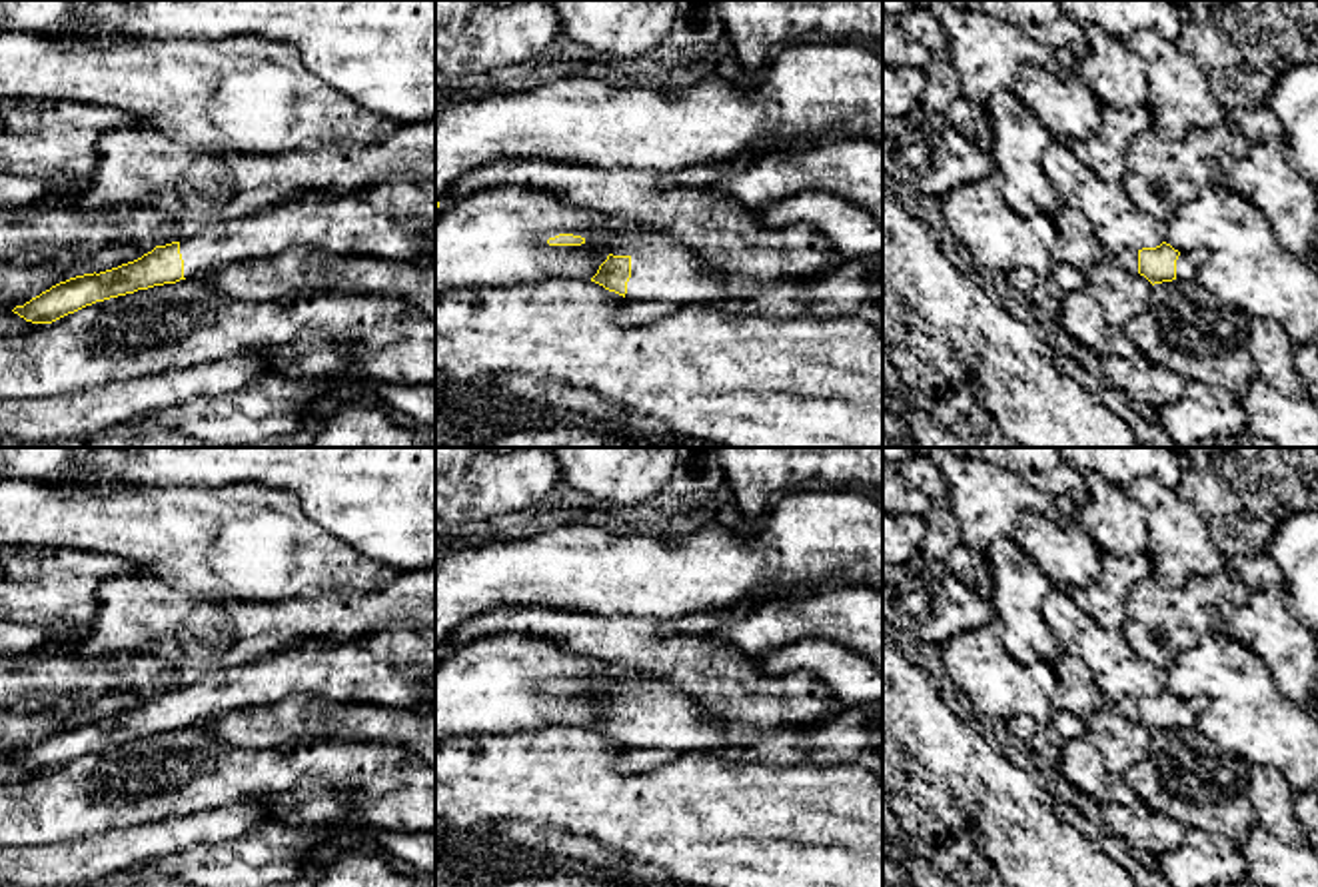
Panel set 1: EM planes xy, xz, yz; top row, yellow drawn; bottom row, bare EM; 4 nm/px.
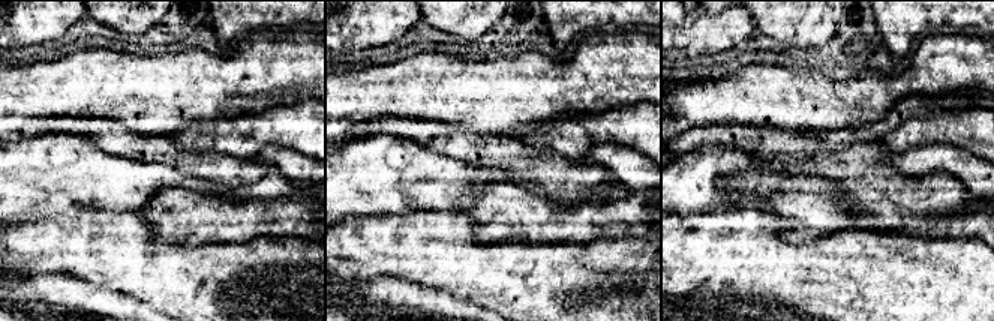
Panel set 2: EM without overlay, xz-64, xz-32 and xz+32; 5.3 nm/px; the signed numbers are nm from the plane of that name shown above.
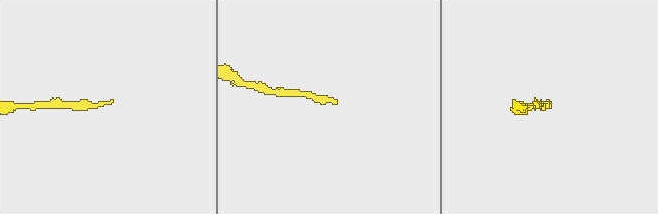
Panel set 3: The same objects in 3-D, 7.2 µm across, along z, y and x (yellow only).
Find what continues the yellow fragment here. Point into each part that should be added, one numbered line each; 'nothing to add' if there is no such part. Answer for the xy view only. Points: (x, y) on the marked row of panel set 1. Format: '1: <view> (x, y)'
1: xy (394, 220)

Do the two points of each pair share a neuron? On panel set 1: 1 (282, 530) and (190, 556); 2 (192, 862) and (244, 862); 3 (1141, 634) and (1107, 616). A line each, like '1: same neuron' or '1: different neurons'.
1: same neuron
2: same neuron
3: different neurons

